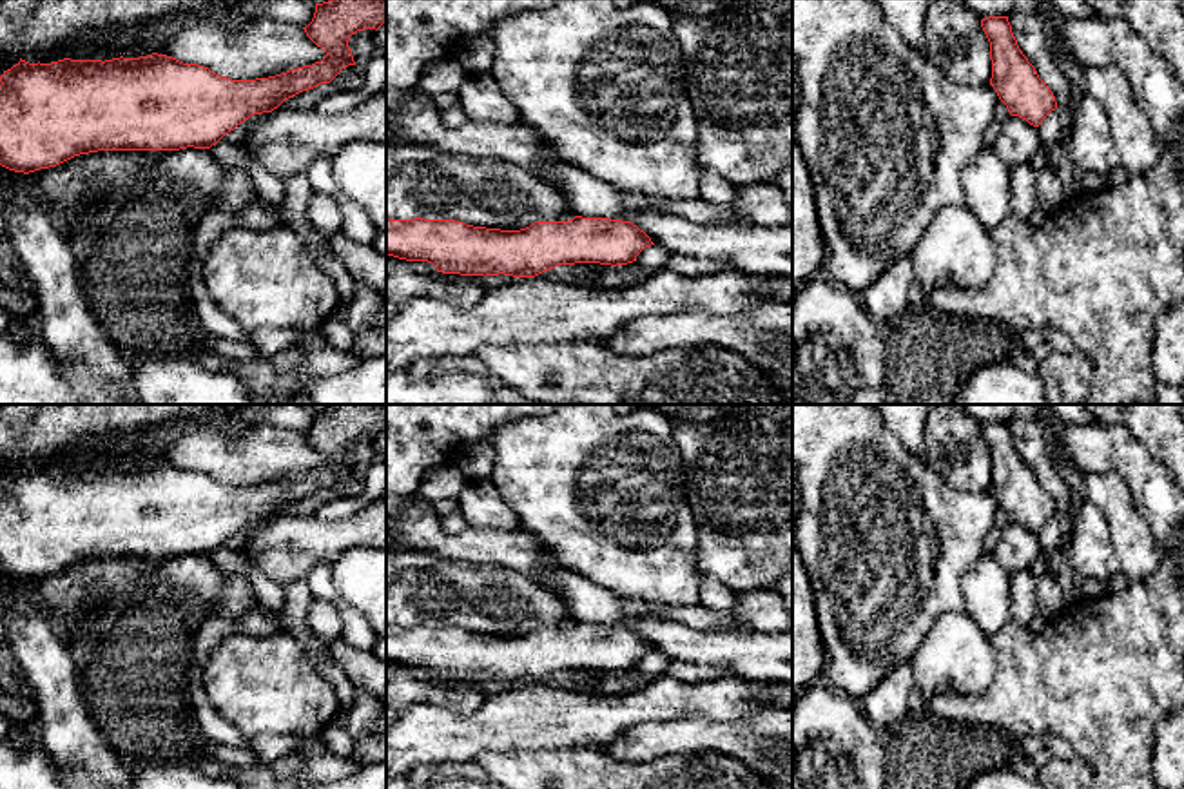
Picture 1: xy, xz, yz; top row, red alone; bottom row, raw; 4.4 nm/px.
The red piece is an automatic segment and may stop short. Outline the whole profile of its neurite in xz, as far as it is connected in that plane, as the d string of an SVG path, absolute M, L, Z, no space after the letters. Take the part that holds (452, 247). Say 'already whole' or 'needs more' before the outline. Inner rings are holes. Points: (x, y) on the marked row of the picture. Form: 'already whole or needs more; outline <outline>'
already whole; outline M575 216L569 221L535 221L520 230L473 227L455 219L386 218L386 254L406 261L428 261L437 272L461 276L535 278L558 265L627 265L655 245L631 221Z

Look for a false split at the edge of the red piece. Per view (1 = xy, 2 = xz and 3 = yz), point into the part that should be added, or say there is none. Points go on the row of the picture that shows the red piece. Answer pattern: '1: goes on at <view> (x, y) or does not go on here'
1: does not go on here
2: does not go on here
3: does not go on here

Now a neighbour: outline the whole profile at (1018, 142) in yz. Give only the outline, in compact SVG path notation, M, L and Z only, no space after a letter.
M1008 116L992 147L1010 167L1028 163L1041 151L1037 127L1019 116Z

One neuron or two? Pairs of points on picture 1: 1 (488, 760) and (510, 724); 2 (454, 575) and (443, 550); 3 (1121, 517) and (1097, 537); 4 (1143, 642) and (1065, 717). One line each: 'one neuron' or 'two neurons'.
1: two neurons
2: two neurons
3: two neurons
4: one neuron

